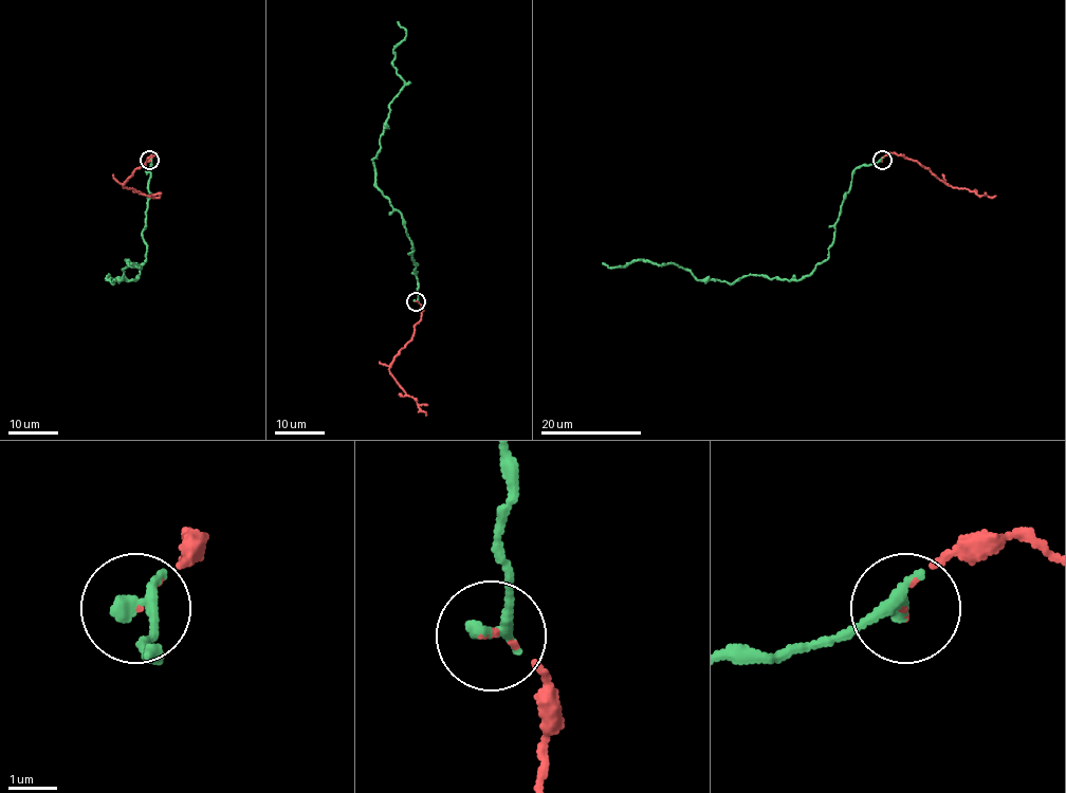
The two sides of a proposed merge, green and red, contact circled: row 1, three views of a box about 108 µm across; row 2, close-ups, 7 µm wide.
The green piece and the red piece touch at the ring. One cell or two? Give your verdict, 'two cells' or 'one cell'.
one cell

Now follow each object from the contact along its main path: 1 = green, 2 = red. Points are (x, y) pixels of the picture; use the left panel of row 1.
1: (150, 160), (146, 257), (134, 280), (107, 278), (138, 264), (126, 259), (140, 266), (131, 263)
2: (150, 160), (154, 152), (122, 185), (154, 198), (160, 195)

